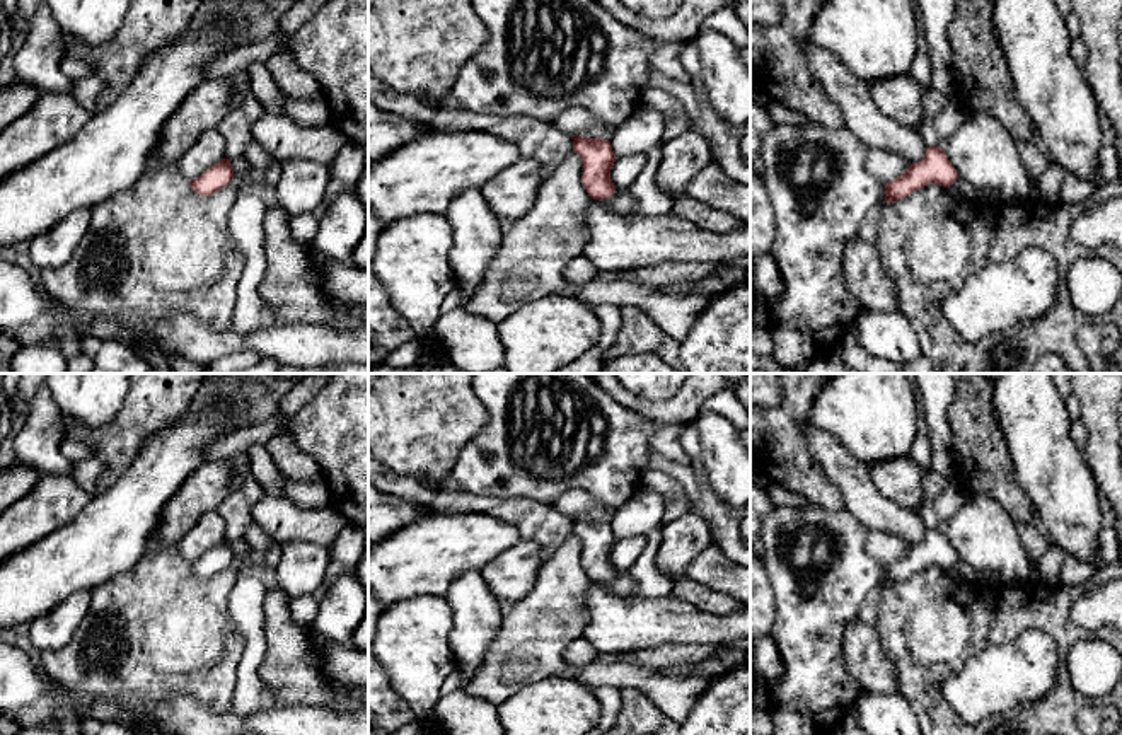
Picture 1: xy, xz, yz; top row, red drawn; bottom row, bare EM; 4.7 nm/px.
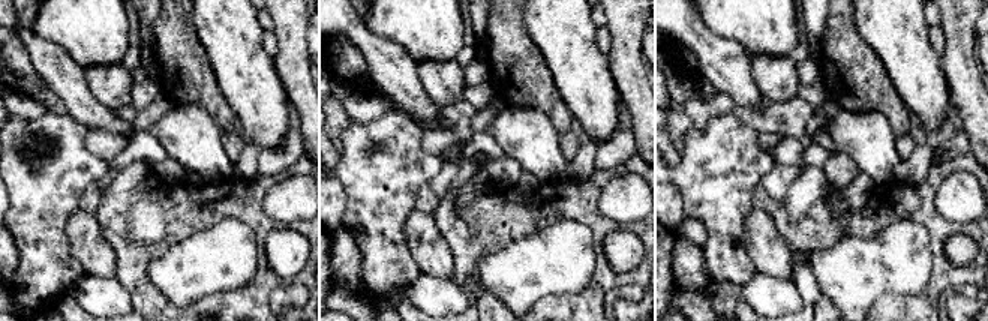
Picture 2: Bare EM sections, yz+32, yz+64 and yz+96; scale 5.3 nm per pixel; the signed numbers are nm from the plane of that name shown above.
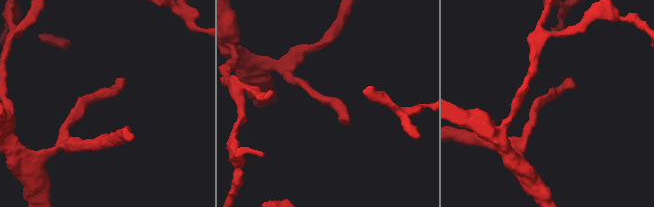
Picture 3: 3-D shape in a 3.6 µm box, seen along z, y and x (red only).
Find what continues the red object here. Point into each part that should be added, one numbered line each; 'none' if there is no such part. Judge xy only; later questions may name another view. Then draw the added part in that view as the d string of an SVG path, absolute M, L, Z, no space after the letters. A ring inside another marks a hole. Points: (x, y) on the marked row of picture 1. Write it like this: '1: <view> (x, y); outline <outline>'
none

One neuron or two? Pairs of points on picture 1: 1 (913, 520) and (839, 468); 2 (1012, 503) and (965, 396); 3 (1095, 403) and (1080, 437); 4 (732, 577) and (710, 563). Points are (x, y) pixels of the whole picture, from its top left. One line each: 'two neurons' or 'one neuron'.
1: one neuron
2: one neuron
3: two neurons
4: one neuron

